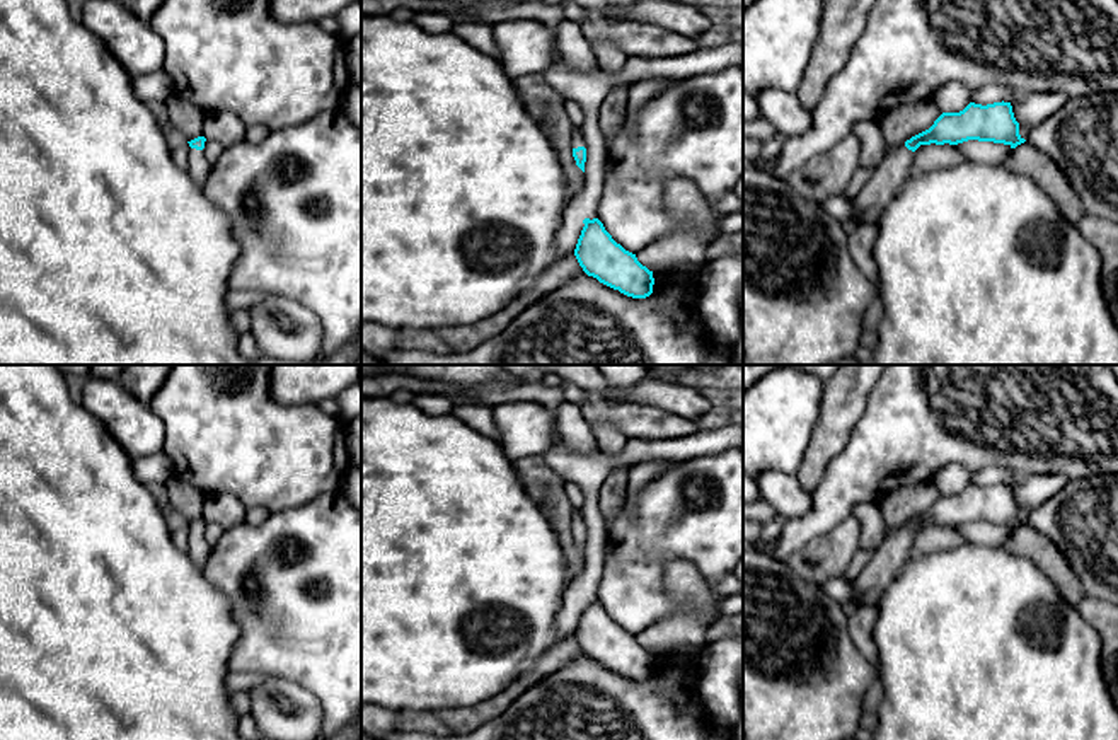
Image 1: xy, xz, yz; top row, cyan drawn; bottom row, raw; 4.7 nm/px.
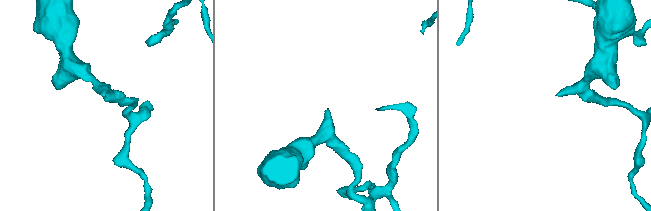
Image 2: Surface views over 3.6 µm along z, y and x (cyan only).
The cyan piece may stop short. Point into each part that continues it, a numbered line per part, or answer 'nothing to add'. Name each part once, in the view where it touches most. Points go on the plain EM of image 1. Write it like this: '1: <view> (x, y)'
1: xy (198, 549)

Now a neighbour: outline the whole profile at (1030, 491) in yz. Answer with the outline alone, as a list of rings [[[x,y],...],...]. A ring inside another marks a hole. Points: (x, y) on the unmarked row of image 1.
[[[1062,474],[1017,477],[1011,488],[1019,508],[1036,508],[1060,491],[1070,479]]]

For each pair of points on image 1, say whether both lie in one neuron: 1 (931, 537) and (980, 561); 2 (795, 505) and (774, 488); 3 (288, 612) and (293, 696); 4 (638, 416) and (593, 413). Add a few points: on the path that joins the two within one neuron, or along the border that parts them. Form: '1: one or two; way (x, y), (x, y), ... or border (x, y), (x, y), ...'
1: two; border (965, 541), (951, 548), (936, 549)
2: one; way (789, 500), (779, 490)
3: two; border (271, 674), (299, 681), (316, 698), (319, 710)
4: one; way (628, 416), (604, 413)

